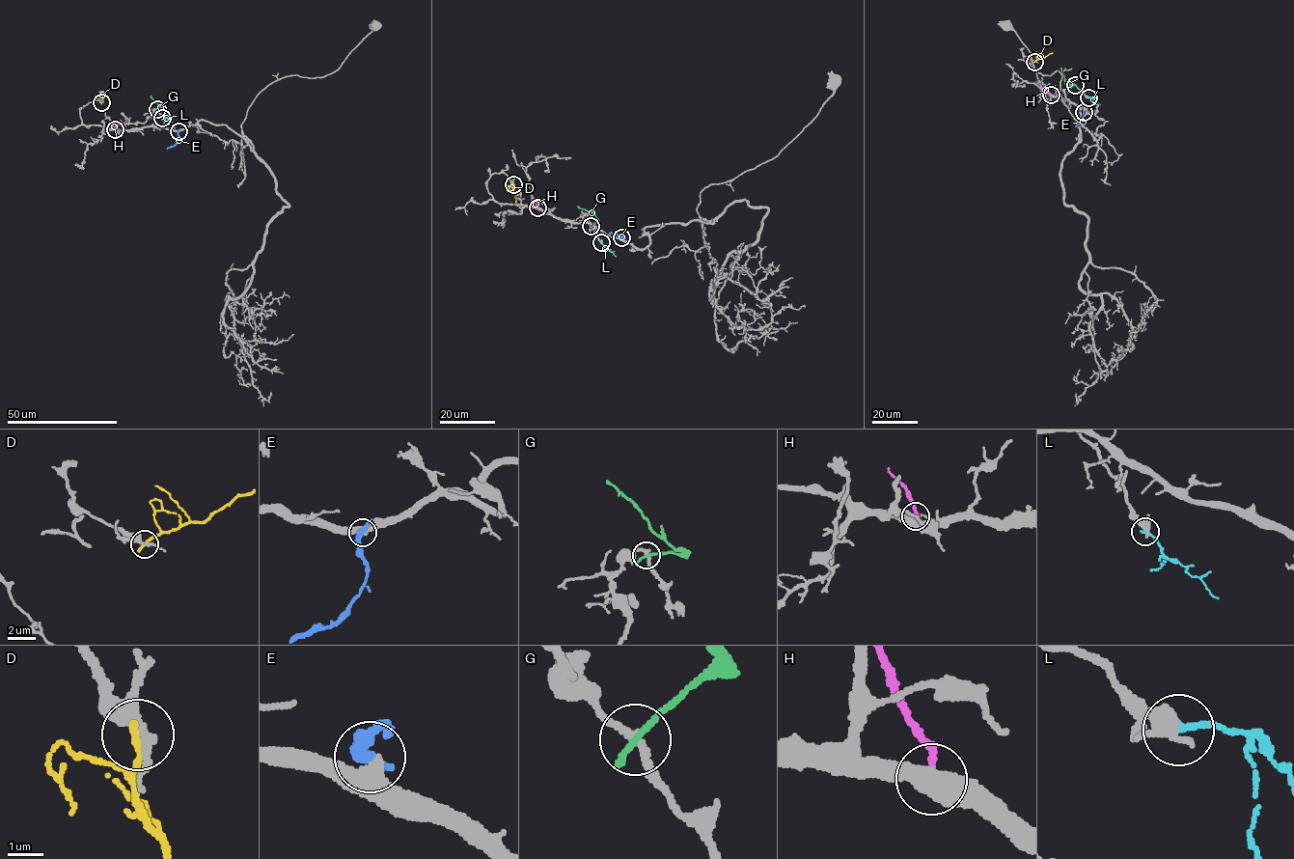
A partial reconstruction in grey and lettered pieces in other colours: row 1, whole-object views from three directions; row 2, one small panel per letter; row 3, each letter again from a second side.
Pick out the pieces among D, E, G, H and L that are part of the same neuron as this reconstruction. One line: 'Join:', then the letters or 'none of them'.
Join: none of them

